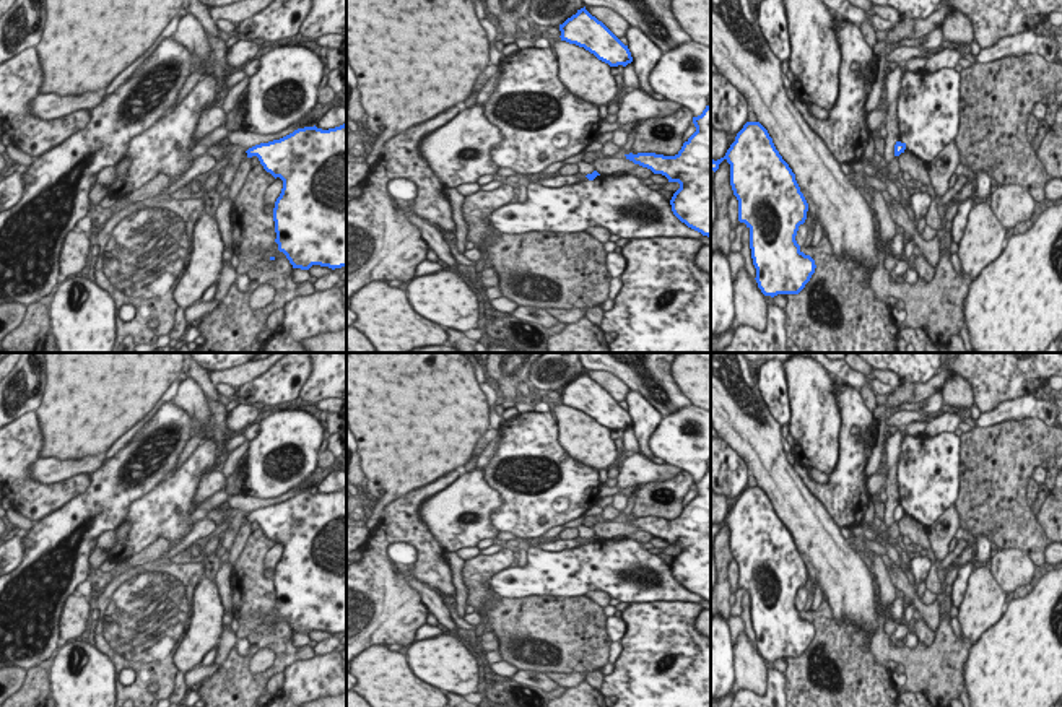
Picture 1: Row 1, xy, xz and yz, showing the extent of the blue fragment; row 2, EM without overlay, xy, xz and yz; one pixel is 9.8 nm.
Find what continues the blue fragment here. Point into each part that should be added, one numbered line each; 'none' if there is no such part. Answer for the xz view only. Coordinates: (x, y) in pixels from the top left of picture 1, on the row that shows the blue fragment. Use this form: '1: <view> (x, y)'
1: xz (560, 181)

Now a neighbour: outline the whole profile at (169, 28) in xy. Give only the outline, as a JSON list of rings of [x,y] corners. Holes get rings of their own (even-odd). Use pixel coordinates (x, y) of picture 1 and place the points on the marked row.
[[[176,15],[171,18],[171,21],[164,26],[164,29],[159,33],[159,36],[155,39],[155,42],[138,57],[135,59],[128,67],[125,67],[119,75],[112,78],[112,81],[104,88],[106,94],[114,93],[115,88],[119,88],[135,70],[137,65],[140,65],[145,57],[166,37],[171,37],[179,24],[181,16]]]

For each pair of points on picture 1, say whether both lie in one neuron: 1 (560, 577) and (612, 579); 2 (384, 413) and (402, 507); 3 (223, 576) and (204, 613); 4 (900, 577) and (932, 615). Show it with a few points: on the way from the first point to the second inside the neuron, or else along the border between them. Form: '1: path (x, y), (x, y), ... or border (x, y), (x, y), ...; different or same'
1: path (573, 577), (599, 577); same
2: border (435, 478), (394, 498), (384, 507), (376, 525); different
3: border (213, 582), (220, 603), (225, 608); different
4: path (905, 587), (922, 607); same

